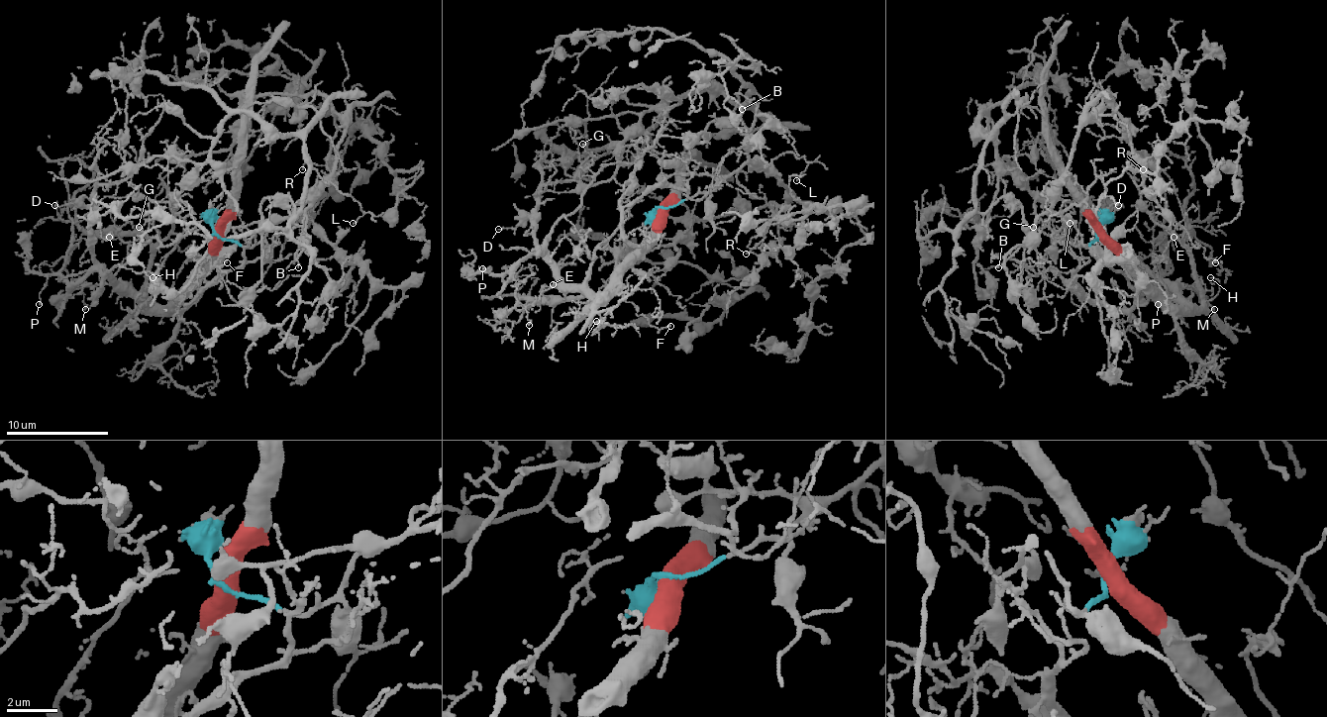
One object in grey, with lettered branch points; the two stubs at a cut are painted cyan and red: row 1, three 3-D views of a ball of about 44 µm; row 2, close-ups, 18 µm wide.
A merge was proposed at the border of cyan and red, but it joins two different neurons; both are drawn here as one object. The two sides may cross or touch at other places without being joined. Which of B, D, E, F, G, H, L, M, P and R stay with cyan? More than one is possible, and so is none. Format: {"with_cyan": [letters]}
{"with_cyan": ["B", "L", "R"]}

